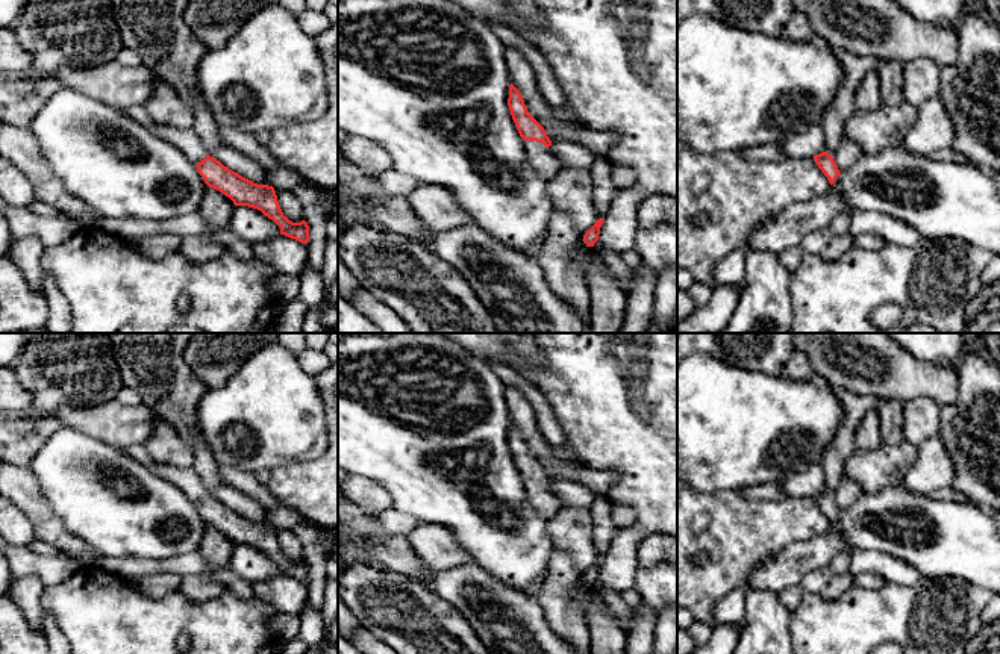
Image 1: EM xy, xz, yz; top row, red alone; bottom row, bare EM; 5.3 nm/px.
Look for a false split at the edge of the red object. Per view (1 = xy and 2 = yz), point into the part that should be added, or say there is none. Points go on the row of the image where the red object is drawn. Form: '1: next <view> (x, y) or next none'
1: next xy (187, 141)
2: next yz (846, 155)

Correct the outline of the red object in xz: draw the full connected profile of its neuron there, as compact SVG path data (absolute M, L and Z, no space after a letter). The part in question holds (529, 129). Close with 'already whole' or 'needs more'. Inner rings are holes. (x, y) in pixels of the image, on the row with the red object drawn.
M511 83L508 106L524 148L530 167L541 176L550 179L565 171L565 167L548 151L552 145L544 127L527 112L520 91Z | needs more

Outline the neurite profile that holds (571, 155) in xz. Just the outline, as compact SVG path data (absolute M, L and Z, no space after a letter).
M553 141L548 151L568 168L591 168L595 160L595 154L571 141Z

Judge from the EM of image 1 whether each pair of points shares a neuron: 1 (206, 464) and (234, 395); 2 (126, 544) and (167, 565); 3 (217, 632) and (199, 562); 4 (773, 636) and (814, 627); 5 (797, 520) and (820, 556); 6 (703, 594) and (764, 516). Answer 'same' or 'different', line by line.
1: different
2: different
3: different
4: different
5: different
6: same

